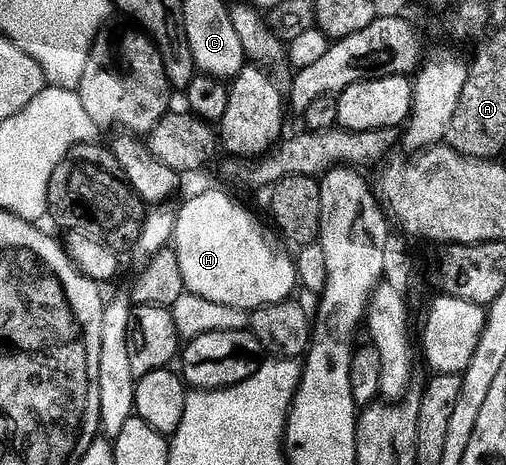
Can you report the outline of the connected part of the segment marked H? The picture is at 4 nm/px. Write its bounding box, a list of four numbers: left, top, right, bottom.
[172,191,298,313]

